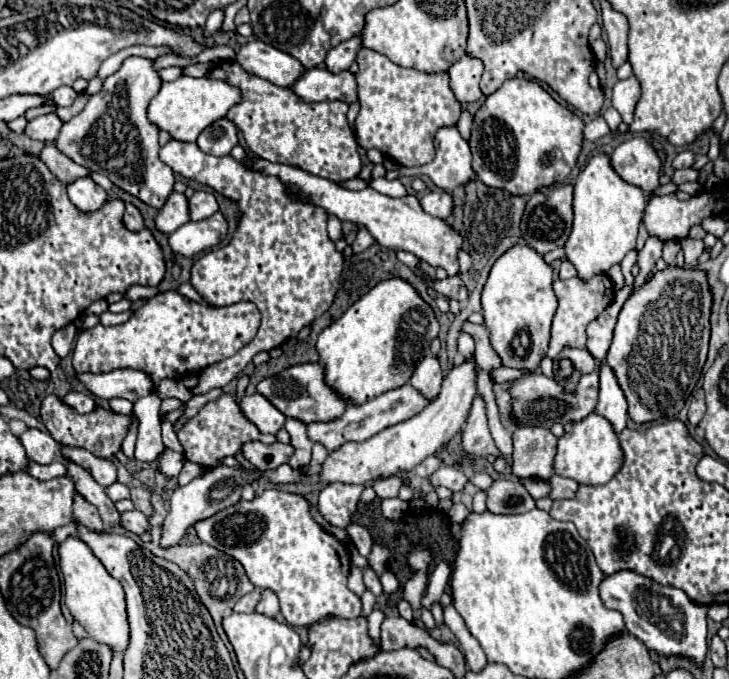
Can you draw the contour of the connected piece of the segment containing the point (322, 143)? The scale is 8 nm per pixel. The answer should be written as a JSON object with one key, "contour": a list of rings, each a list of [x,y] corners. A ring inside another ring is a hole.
{"contour":[[[222,62],[210,76],[226,78],[238,84],[244,94],[244,102],[230,108],[228,120],[242,130],[244,140],[252,154],[288,166],[298,166],[314,176],[322,176],[332,182],[350,180],[360,174],[362,162],[358,144],[348,124],[348,104],[340,100],[304,102],[289,88],[278,88],[268,80],[252,76],[238,62]]]}

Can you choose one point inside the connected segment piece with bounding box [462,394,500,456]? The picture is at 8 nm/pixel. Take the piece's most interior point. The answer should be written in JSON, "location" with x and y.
{"location":[476,439]}

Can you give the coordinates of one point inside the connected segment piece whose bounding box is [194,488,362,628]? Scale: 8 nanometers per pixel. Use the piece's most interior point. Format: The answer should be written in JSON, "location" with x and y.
{"location":[275,538]}

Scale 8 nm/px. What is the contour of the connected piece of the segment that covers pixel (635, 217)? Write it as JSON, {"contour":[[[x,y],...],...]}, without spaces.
{"contour":[[[606,154],[590,158],[574,184],[574,226],[564,244],[566,258],[576,266],[582,280],[588,280],[598,272],[608,272],[612,264],[620,264],[622,258],[634,250],[644,208],[646,194],[642,188],[624,182],[614,172]]]}

